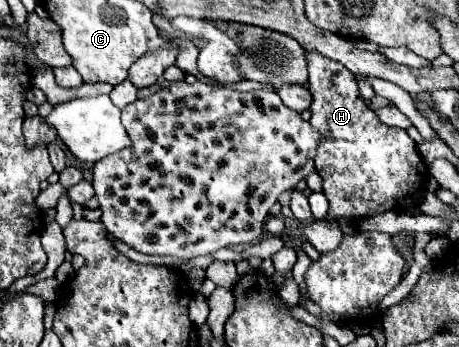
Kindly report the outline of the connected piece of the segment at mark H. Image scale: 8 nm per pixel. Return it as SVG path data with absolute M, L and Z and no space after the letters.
M307 52L307 64L309 64L309 90L313 96L309 122L321 134L315 150L317 152L315 170L323 178L321 192L329 200L329 212L325 220L339 220L339 218L359 220L387 210L407 212L409 208L415 208L425 196L427 182L429 182L427 164L419 156L415 142L409 138L405 130L387 126L377 118L377 114L363 102L355 76L343 64L315 52Z

